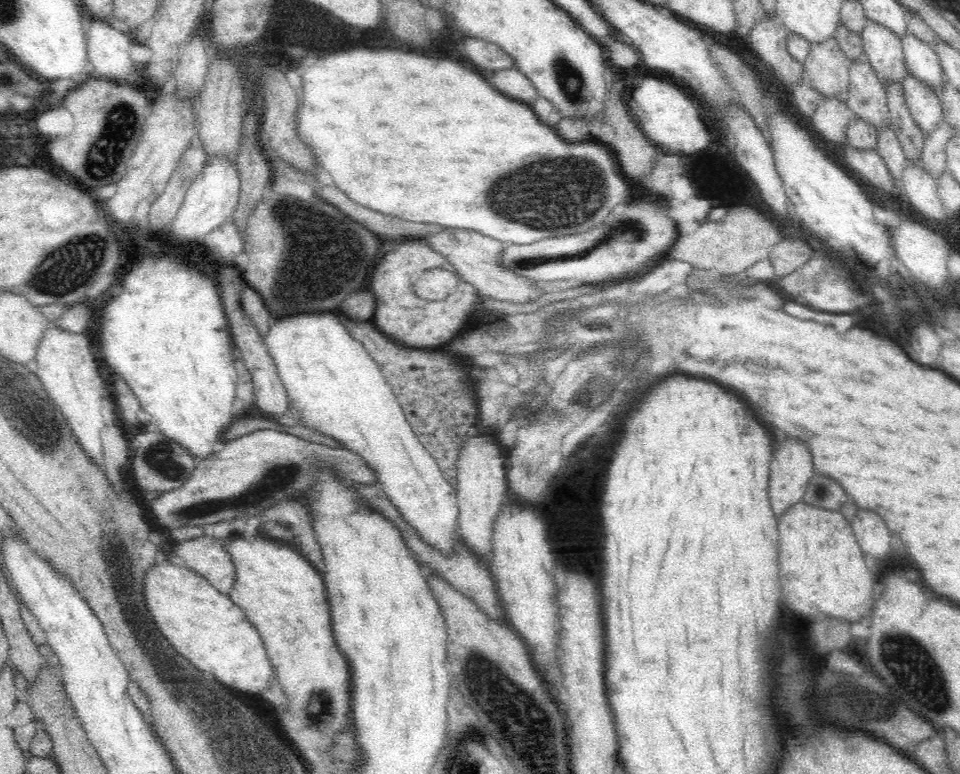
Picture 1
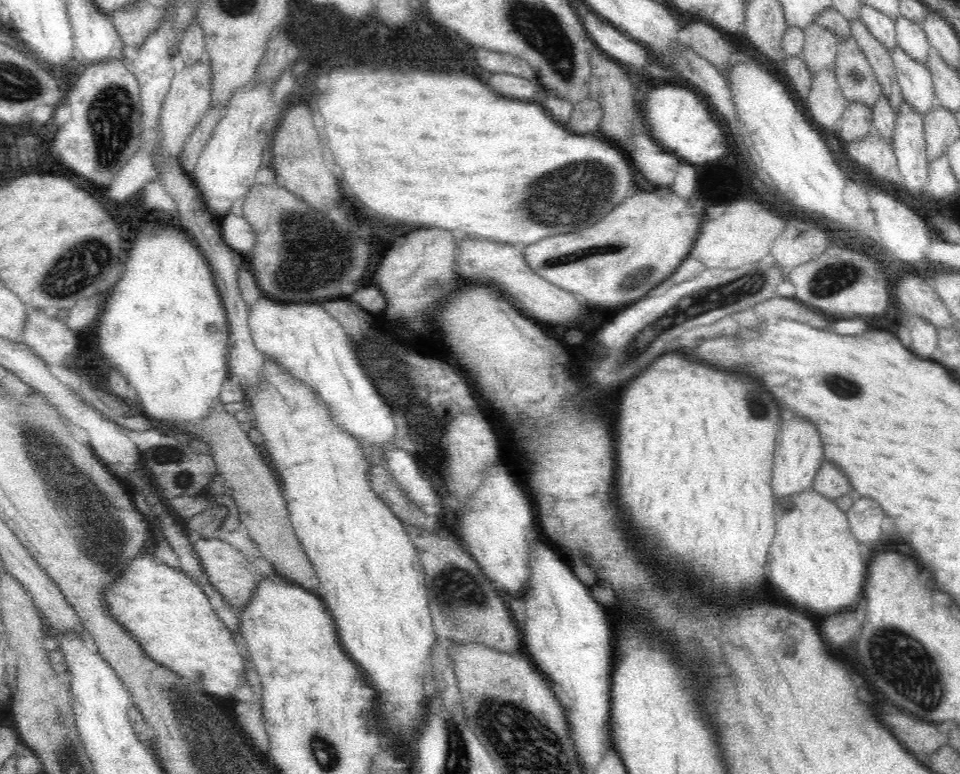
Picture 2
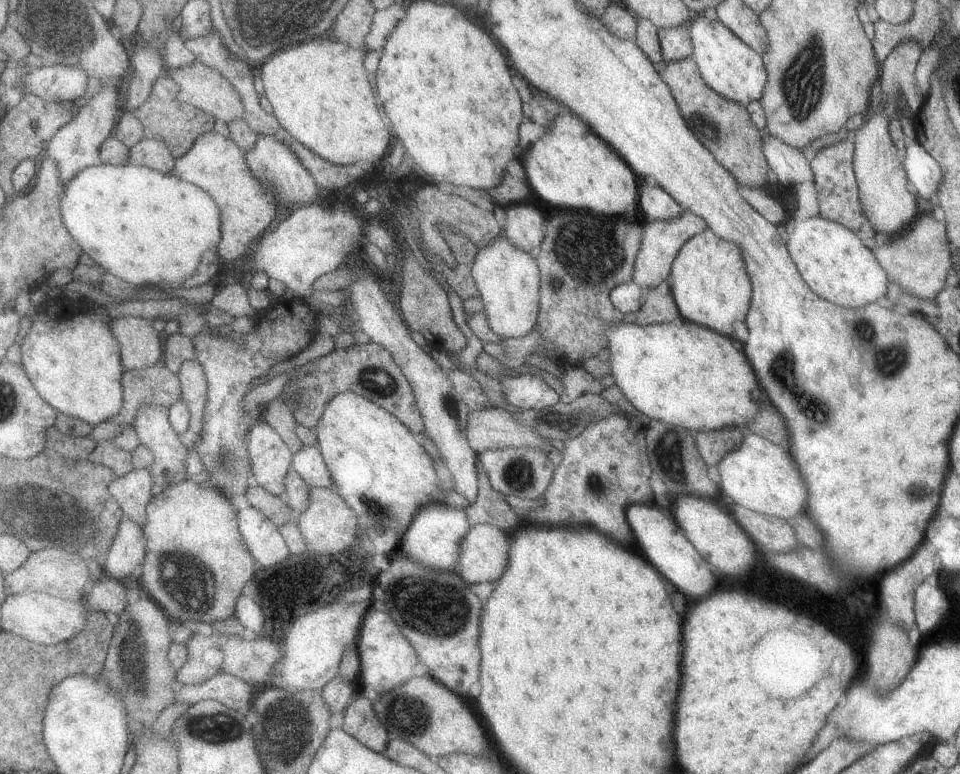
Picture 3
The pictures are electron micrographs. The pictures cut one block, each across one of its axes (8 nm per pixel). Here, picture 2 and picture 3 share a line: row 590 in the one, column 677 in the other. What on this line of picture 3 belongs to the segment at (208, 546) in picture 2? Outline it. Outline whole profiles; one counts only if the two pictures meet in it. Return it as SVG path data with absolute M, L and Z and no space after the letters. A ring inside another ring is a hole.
M683 212L679 218L667 220L667 222L647 222L647 226L645 226L645 238L643 238L643 248L637 254L635 284L639 284L641 288L651 290L651 288L661 286L663 282L667 282L669 274L671 274L673 260L677 258L677 254L683 248L683 244L687 240L691 240L693 236L697 236L705 228L707 228L705 220L701 216L695 216L693 212Z

